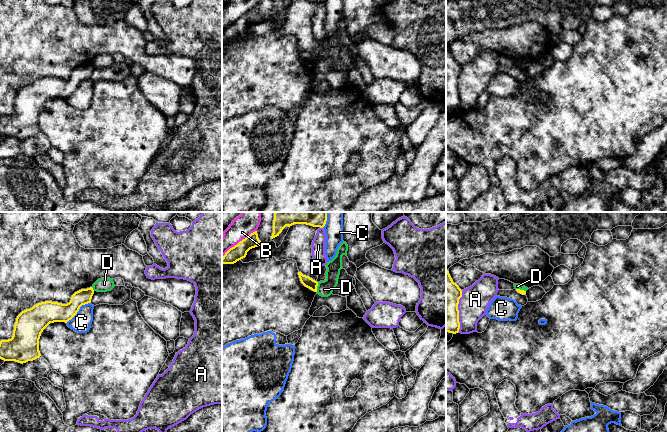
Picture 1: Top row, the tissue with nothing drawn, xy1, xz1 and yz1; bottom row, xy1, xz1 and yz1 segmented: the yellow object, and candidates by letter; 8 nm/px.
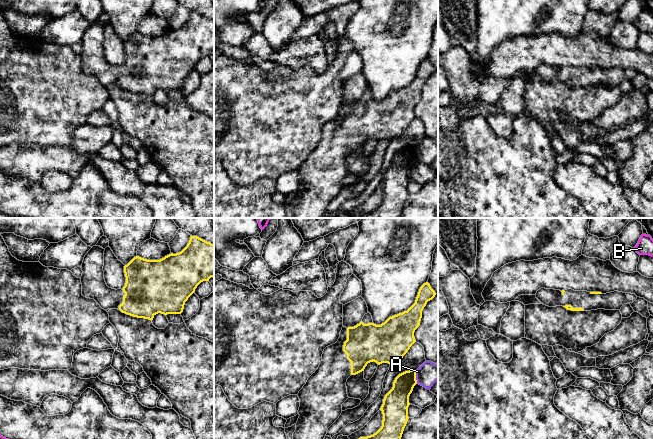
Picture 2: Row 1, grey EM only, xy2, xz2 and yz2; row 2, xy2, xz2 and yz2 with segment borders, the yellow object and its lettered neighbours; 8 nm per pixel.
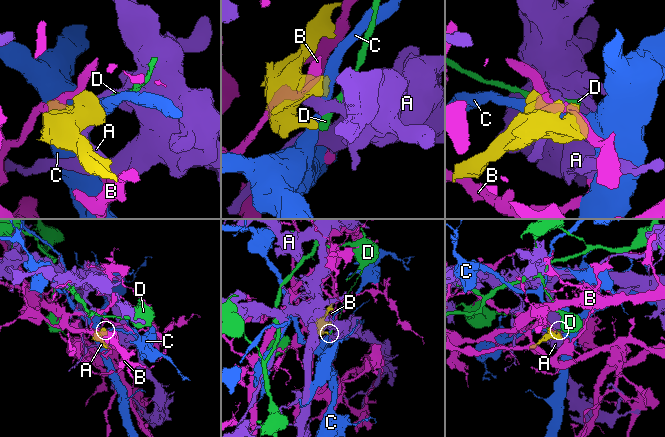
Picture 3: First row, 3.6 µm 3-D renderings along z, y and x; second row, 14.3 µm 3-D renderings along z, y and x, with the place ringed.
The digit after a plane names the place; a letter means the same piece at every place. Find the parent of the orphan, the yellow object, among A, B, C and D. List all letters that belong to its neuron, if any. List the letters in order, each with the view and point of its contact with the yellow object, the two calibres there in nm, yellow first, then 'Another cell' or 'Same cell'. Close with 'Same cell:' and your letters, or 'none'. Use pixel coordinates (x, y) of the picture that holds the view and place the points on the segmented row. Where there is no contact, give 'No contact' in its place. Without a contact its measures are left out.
A: Touches yellow at xz2 (415, 377). Thickness 200 nm (yellow) against 180 nm. Another cell
B: Touches yellow at xz1 (239, 242). Thickness 120 nm (yellow) against 180 nm. Another cell
C: Touches yellow at xy1 (78, 310). Thickness 180 nm (yellow) against 160 nm. Another cell
D: Touches yellow at xz1 (316, 287). Thickness 90 nm (yellow) against 130 nm. Another cell
Same cell: none

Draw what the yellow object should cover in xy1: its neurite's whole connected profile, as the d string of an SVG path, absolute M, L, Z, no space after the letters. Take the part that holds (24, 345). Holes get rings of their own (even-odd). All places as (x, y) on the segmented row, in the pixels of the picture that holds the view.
M92 287L81 289L67 304L45 301L22 311L16 318L12 338L0 341L0 359L23 364L39 358L39 339L43 330L50 323L67 323L82 305L91 303L93 294Z

